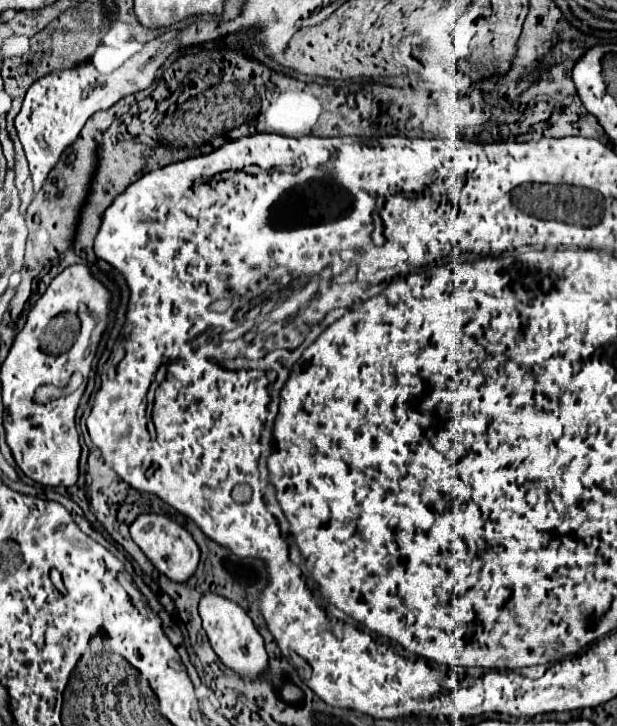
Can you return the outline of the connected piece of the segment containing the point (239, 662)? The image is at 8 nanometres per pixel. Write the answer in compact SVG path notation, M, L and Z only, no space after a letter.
M212 591L204 593L198 605L198 613L202 617L202 627L216 651L216 655L220 657L220 661L230 667L232 671L240 673L242 677L254 677L266 671L268 667L268 653L264 649L264 639L258 633L258 629L254 627L252 619L248 617L248 613L234 601L216 595Z

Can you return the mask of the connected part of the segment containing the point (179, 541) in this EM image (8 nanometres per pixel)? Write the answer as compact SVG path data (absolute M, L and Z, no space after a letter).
M142 513L130 527L130 535L136 541L136 545L146 553L146 557L152 561L152 565L164 573L172 581L186 581L194 575L198 561L200 561L200 549L192 535L178 525L174 519L158 513Z

